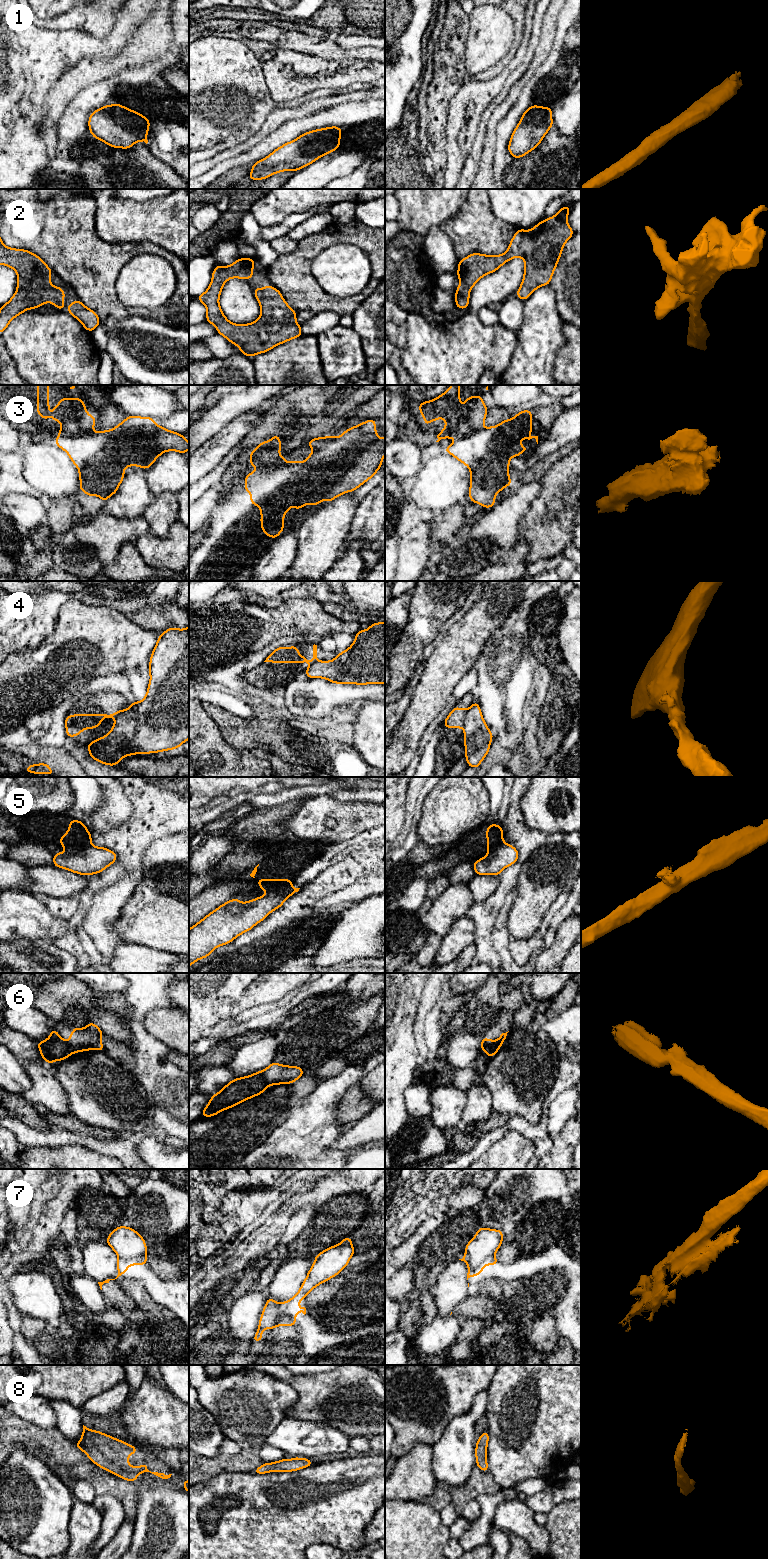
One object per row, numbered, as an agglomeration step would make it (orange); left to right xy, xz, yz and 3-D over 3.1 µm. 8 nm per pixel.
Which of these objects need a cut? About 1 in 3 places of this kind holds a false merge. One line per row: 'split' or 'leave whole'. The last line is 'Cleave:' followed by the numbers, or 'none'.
1: leave whole
2: leave whole
3: split
4: split
5: split
6: leave whole
7: leave whole
8: leave whole
Cleave: 3, 4, 5

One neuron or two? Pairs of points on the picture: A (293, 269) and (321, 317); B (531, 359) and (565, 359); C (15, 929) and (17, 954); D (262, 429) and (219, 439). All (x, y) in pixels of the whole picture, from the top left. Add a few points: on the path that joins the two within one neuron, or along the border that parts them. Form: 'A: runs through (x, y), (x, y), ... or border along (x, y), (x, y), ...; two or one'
A: border along (316, 312), (334, 311), (340, 316); two
B: border along (564, 337), (564, 342), (555, 357), (552, 374); two
C: border along (40, 939), (17, 938), (10, 941); two
D: border along (264, 414), (253, 429), (233, 449); two

